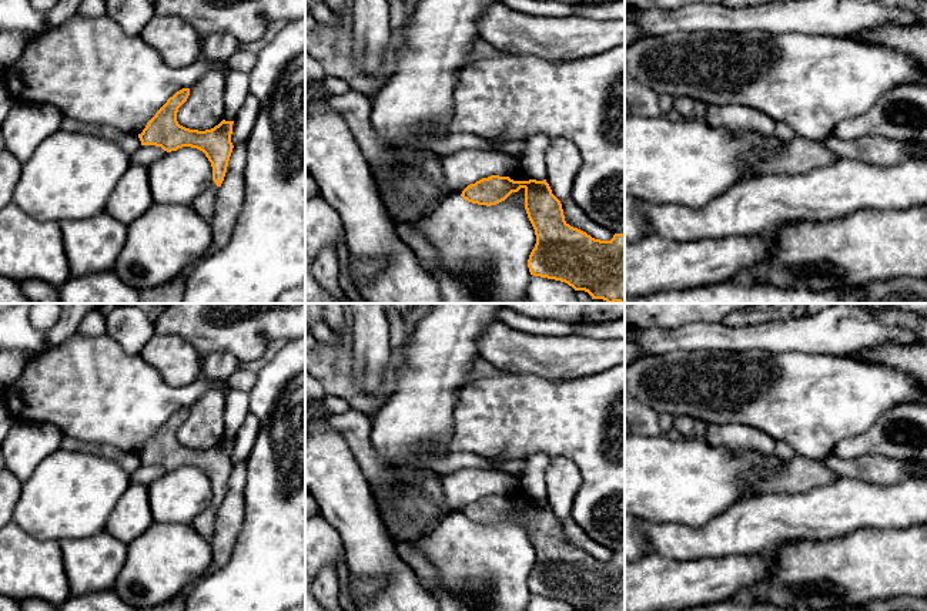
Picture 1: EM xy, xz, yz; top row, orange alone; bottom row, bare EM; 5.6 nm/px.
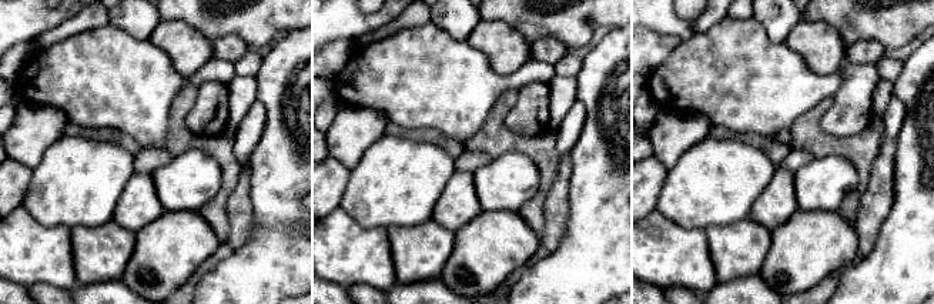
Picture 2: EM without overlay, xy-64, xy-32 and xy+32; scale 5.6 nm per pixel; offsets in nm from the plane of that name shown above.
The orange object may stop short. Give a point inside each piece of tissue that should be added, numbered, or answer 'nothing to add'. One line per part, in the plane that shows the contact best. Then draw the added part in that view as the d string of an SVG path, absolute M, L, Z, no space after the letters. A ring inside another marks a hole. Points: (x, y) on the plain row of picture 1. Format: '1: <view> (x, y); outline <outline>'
nothing to add

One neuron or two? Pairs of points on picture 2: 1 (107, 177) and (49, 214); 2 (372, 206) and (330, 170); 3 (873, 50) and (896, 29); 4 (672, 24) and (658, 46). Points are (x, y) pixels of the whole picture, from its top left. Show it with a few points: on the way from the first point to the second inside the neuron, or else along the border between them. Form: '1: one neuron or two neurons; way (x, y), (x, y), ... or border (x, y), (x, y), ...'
1: one neuron; way (93, 177), (86, 177), (63, 200)
2: two neurons; border (351, 170), (348, 184), (338, 206)
3: two neurons; border (847, 44), (856, 40), (876, 40), (886, 50)
4: two neurons; border (646, 27), (678, 36), (682, 40)

